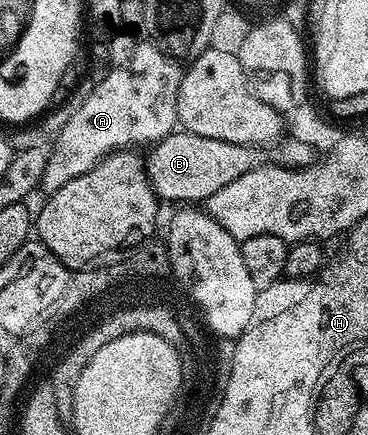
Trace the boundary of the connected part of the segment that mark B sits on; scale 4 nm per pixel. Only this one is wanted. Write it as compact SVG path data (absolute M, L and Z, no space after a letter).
M182 129L172 131L162 142L154 144L150 151L151 157L149 155L145 161L147 180L164 204L198 204L257 166L256 152L250 147L197 137Z

